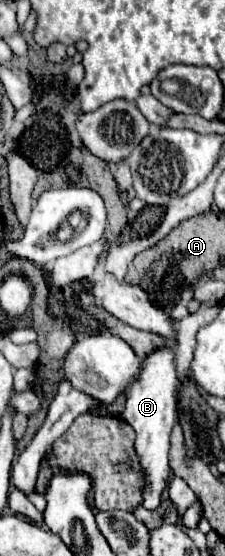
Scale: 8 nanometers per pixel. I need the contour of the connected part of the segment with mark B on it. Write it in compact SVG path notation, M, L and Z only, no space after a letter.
M167 343L167 347L153 351L143 359L143 369L139 379L135 379L127 391L127 403L123 411L123 419L135 429L135 451L139 457L139 465L143 471L141 497L145 509L157 509L161 503L161 493L169 483L171 467L169 467L169 437L171 429L177 423L177 373L175 373L175 345Z

